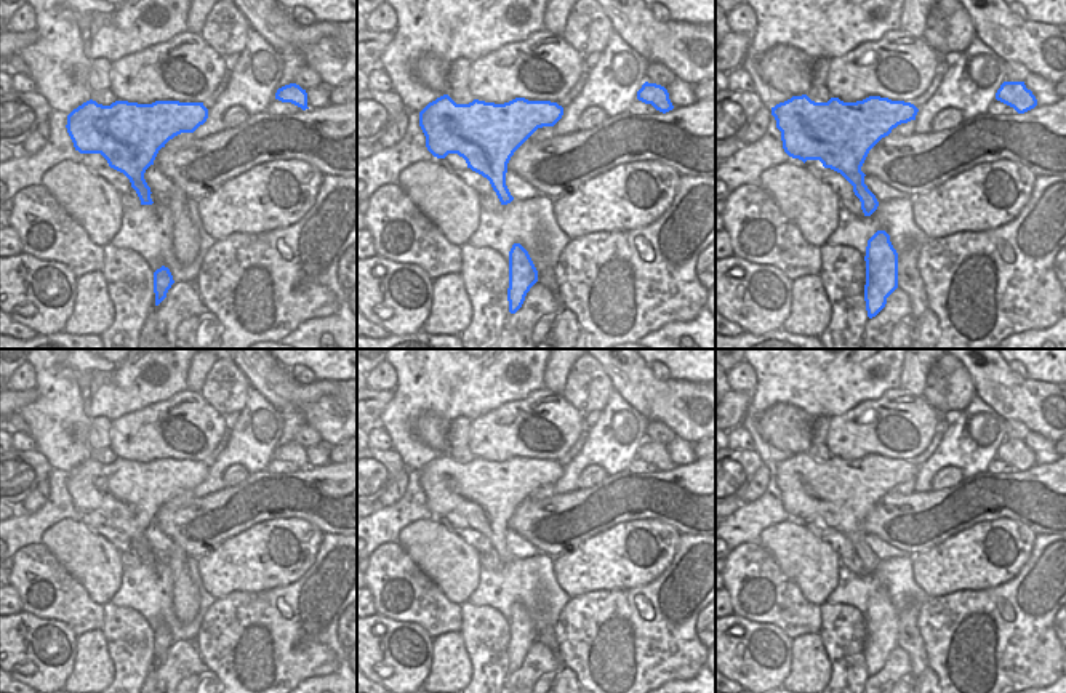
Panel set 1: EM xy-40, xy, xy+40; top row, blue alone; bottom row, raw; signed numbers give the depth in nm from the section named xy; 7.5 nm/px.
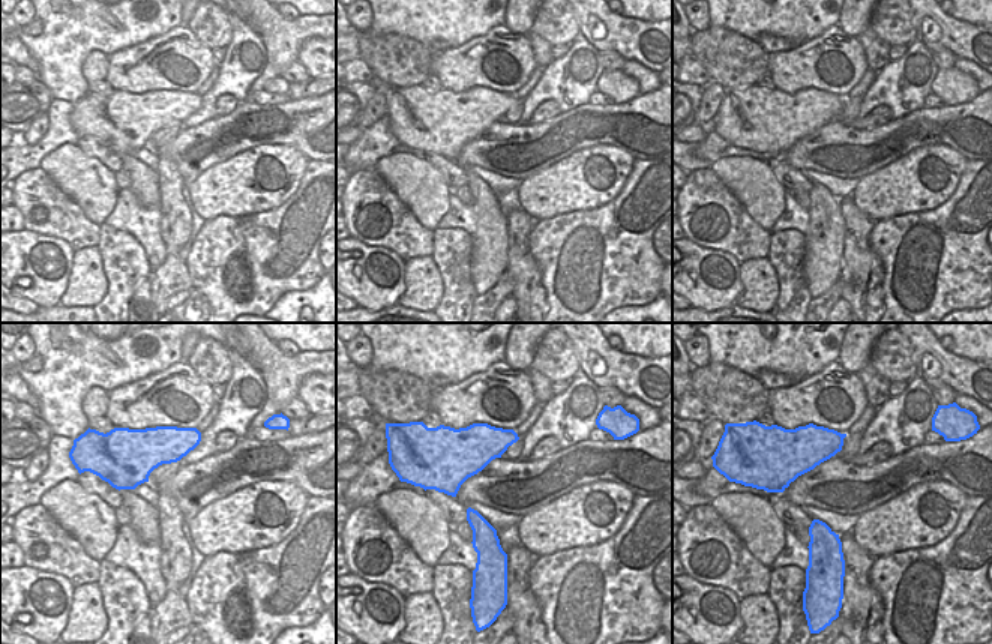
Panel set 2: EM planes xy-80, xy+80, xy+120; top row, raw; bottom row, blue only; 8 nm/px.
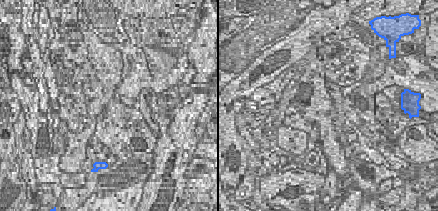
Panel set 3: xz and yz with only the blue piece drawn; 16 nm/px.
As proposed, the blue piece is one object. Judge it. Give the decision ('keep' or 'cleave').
keep

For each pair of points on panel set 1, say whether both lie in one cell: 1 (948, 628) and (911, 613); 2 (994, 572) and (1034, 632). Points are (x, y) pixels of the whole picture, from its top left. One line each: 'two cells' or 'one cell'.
1: two cells
2: two cells

